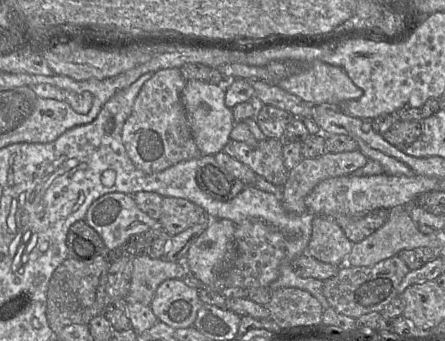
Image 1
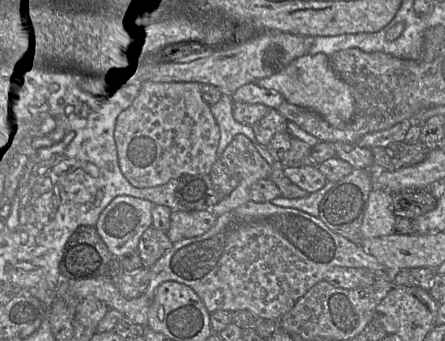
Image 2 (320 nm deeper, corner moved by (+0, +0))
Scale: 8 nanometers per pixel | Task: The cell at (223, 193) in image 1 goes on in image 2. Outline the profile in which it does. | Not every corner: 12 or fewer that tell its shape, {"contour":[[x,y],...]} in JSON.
{"contour":[[209,174],[176,179],[176,199],[190,211],[223,199]]}

